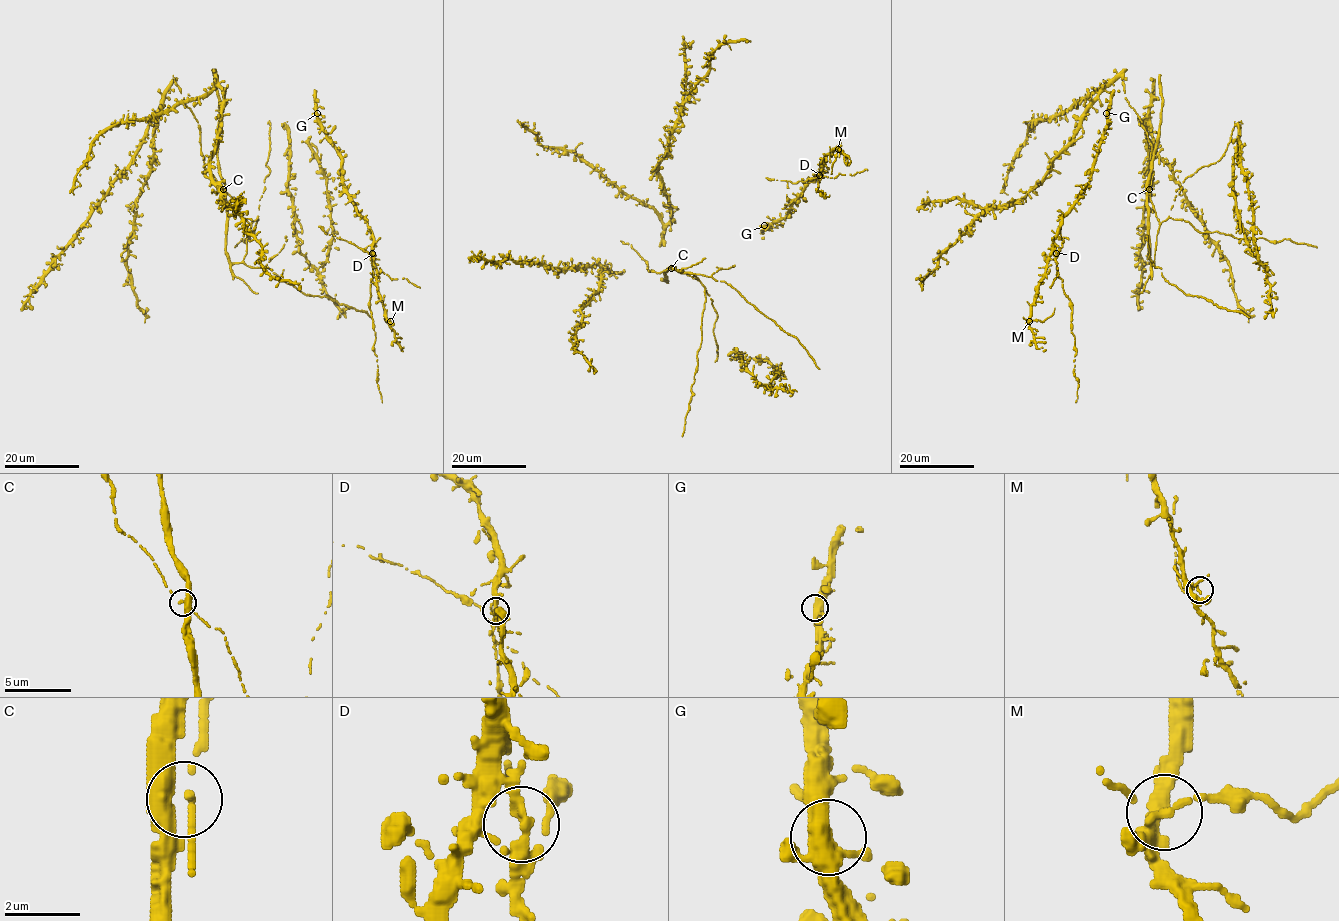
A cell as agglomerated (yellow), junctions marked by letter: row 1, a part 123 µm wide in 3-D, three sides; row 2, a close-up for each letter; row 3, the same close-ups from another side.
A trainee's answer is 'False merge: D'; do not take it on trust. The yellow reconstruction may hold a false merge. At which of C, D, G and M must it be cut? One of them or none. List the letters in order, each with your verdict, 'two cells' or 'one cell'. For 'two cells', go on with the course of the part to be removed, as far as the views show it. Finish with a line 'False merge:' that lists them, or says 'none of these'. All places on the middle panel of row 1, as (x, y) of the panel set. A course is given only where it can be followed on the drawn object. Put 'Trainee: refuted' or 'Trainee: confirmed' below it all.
C: one cell
D: two cells; course (819, 175), (816, 191), (820, 190), (822, 196), (825, 193), (824, 197), (830, 195)
G: one cell
M: one cell
False merge: D
Trainee: confirmed

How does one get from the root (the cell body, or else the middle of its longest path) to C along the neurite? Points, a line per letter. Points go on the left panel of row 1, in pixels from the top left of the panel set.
C: (218, 136), (217, 162), (223, 189)

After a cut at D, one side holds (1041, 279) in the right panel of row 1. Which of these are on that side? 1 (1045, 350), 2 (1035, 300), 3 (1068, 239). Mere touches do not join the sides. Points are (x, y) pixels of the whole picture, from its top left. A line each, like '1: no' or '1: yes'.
1: yes
2: yes
3: no

